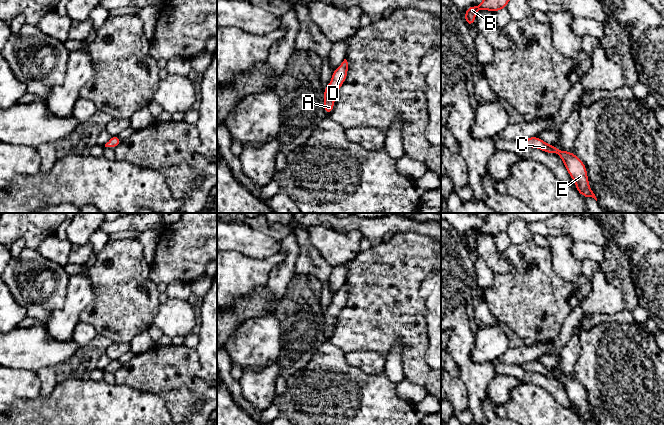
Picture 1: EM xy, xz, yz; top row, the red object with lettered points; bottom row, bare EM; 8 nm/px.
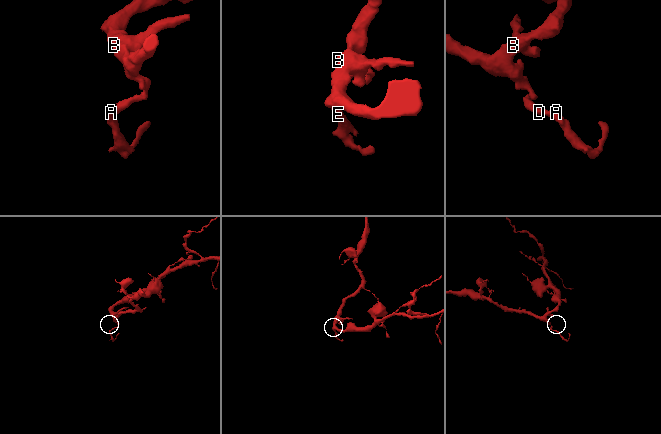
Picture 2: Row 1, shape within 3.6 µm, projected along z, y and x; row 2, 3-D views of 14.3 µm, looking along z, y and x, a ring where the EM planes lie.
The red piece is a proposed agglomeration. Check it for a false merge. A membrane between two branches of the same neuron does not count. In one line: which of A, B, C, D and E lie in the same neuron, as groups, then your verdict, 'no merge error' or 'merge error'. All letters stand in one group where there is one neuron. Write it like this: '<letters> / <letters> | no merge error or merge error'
A B C D E | no merge error

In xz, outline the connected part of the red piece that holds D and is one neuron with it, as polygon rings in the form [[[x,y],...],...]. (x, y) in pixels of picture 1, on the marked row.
[[[346,59],[340,64],[340,66],[332,72],[331,82],[324,88],[324,111],[329,116],[334,108],[334,99],[341,87],[345,82],[348,74],[348,62]]]

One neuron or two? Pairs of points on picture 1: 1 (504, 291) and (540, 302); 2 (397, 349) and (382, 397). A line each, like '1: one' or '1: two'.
1: one
2: two

